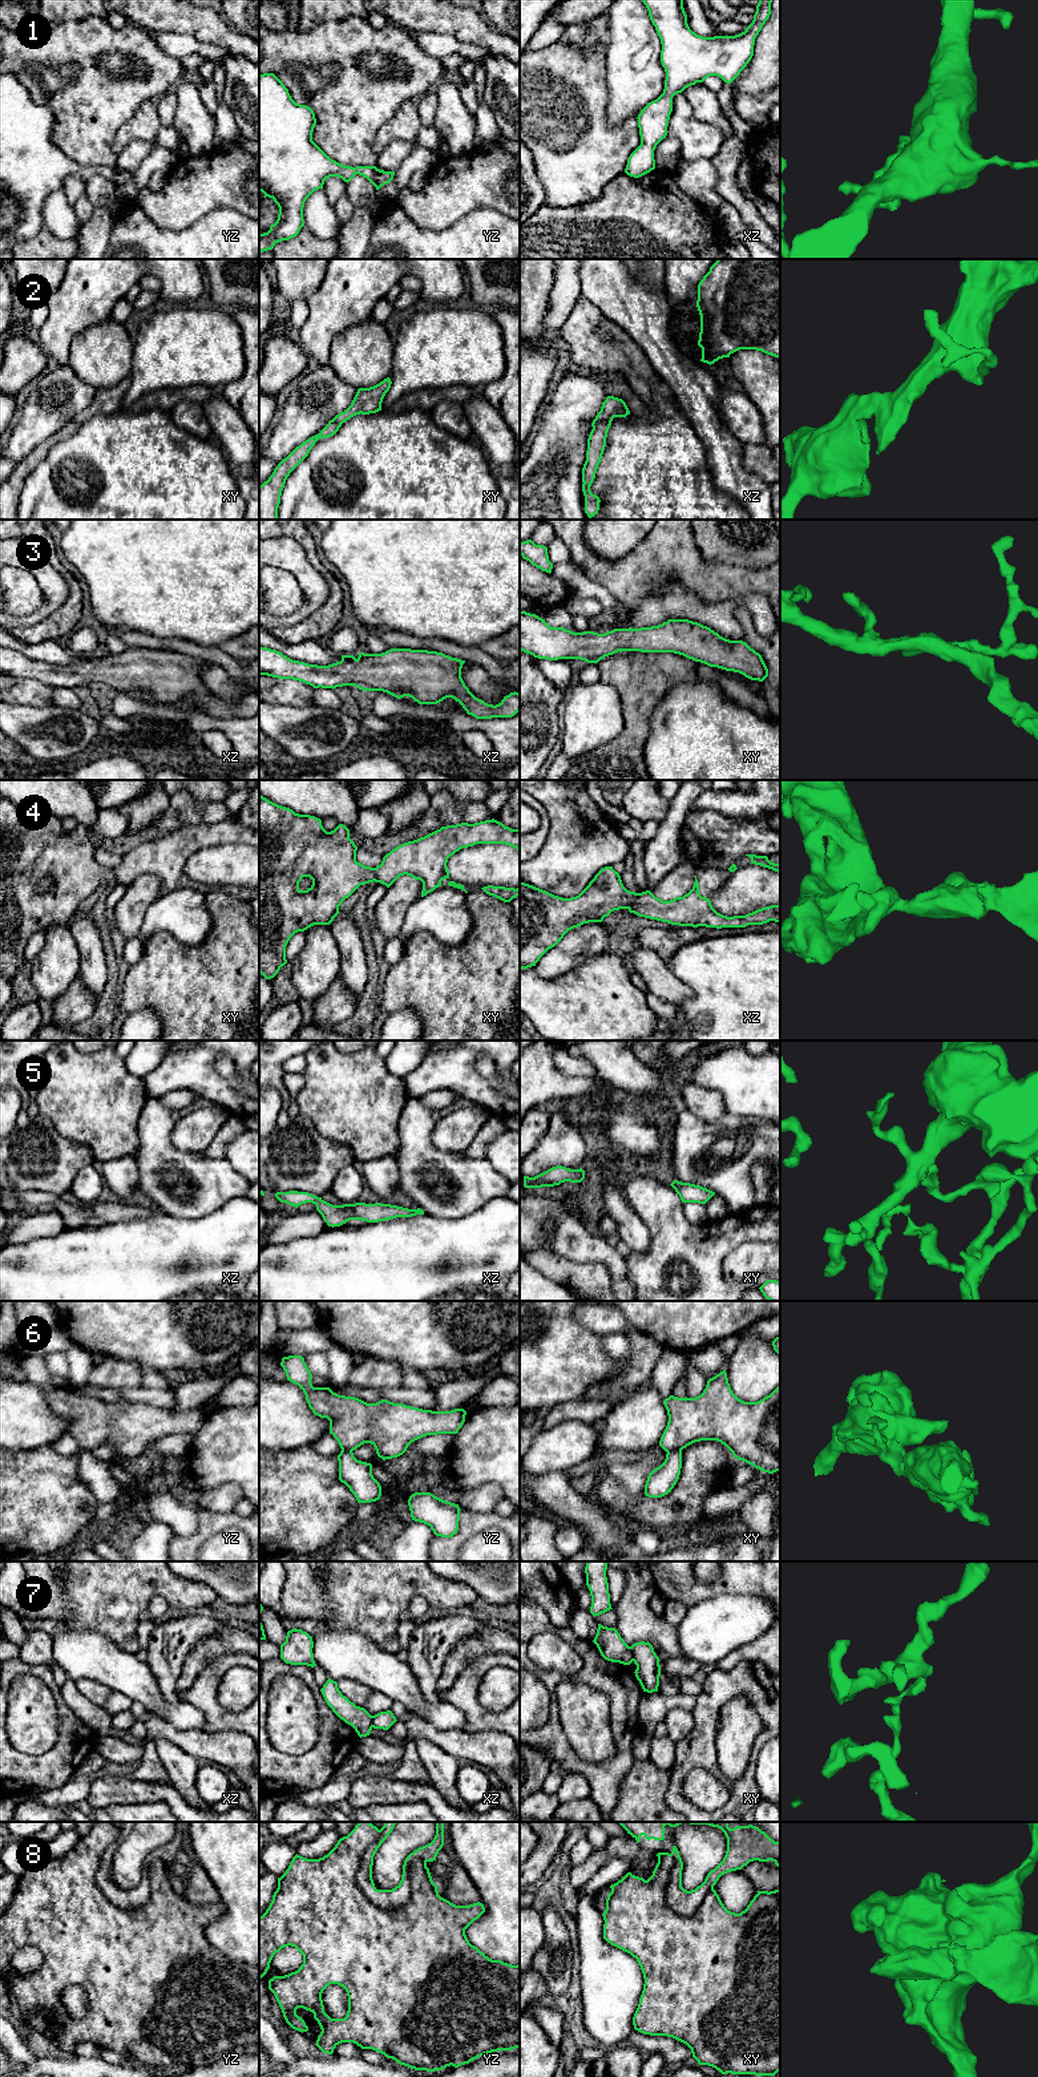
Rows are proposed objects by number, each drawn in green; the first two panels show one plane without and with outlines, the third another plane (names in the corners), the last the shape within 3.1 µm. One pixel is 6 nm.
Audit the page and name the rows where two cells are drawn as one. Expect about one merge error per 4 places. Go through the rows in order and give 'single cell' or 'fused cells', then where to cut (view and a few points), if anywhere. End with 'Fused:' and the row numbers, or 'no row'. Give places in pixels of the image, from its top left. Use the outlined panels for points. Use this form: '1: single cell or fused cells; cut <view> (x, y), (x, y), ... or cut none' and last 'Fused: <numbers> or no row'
1: single cell; cut none
2: single cell; cut none
3: single cell; cut none
4: single cell; cut none
5: single cell; cut none
6: fused cells; cut xy (681, 1450), (670, 1450), (667, 1453)
7: fused cells; cut xy (629, 1647), (634, 1660)
8: fused cells; cut yz (378, 1830), (363, 1855), (356, 1884), (372, 1903), (390, 1911)
Fused: 6, 7, 8

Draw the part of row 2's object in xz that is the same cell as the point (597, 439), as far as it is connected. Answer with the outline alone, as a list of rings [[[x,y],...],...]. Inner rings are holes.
[[[607,396],[602,403],[601,411],[591,423],[591,432],[587,439],[586,461],[582,468],[582,492],[585,496],[585,513],[589,518],[598,514],[599,497],[593,494],[590,486],[595,478],[598,465],[601,462],[606,437],[614,417],[626,417],[630,411],[622,399]]]

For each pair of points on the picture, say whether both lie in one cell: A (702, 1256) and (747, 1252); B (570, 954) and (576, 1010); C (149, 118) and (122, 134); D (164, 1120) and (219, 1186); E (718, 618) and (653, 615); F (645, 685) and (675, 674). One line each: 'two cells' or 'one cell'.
A: two cells
B: two cells
C: one cell
D: one cell
E: one cell
F: one cell

